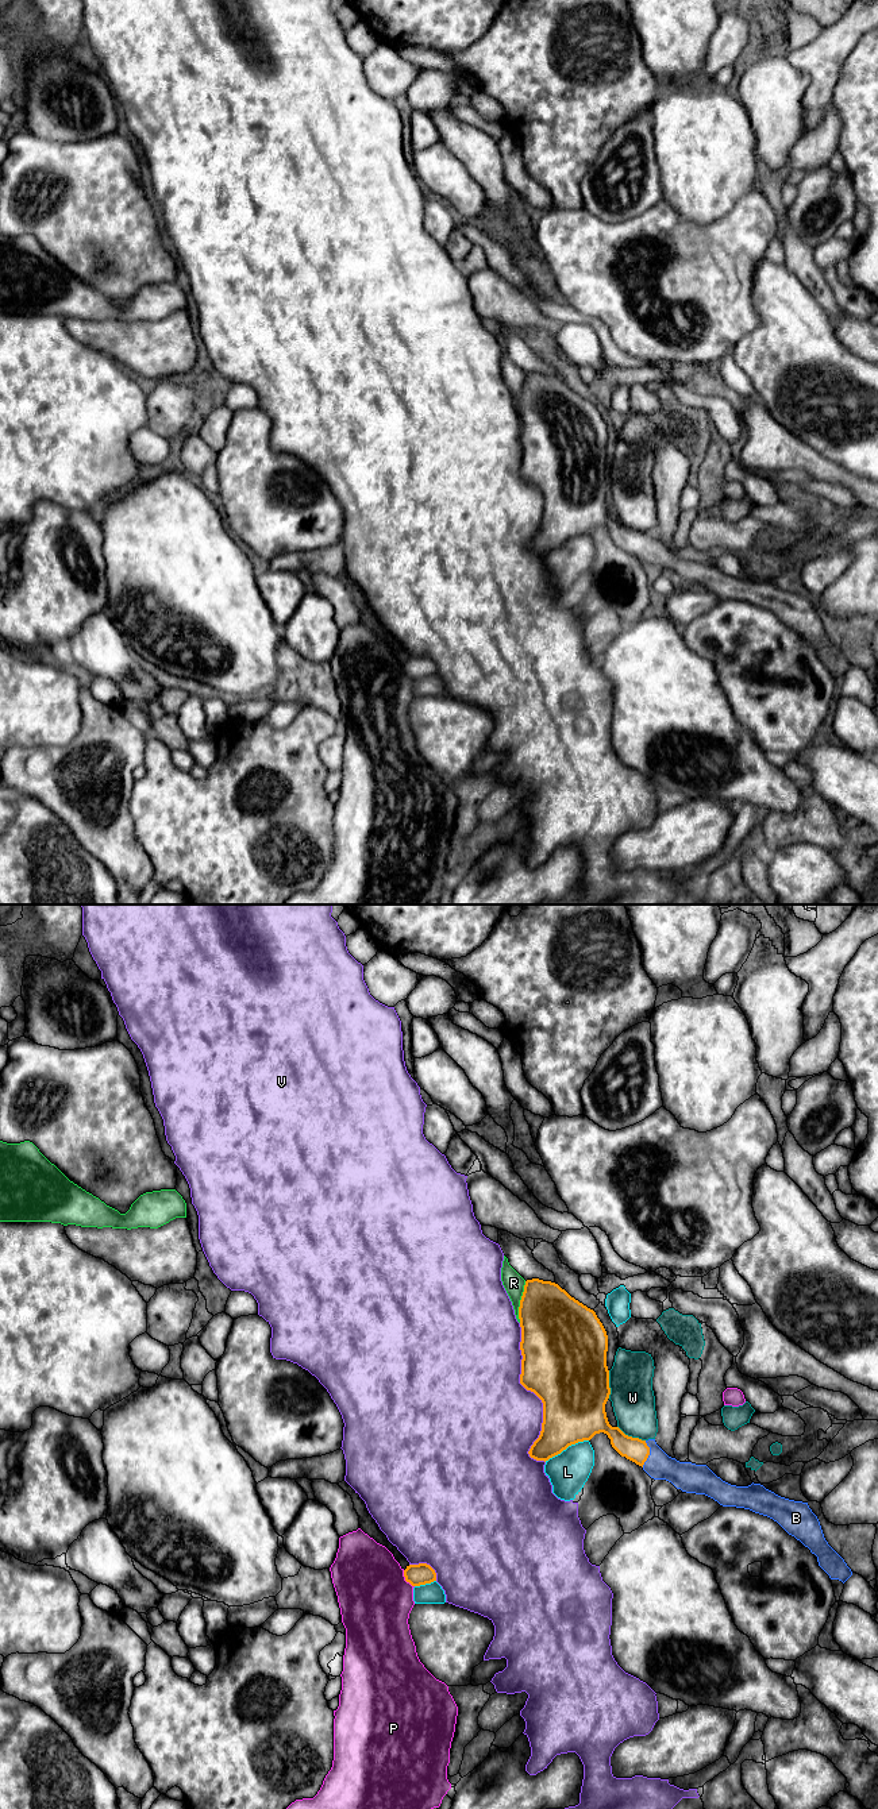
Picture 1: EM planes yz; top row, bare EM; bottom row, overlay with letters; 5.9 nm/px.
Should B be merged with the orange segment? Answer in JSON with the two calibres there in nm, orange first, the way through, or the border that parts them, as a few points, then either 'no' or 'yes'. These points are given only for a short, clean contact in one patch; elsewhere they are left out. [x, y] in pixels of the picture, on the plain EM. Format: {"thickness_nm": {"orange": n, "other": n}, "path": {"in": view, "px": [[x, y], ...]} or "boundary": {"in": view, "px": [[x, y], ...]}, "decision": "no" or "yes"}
{"thickness_nm": {"orange": 140, "other": 170}, "path": {"in": "yz", "px": [[634, 542], [649, 547], [661, 559], [684, 569]]}, "decision": "yes"}

